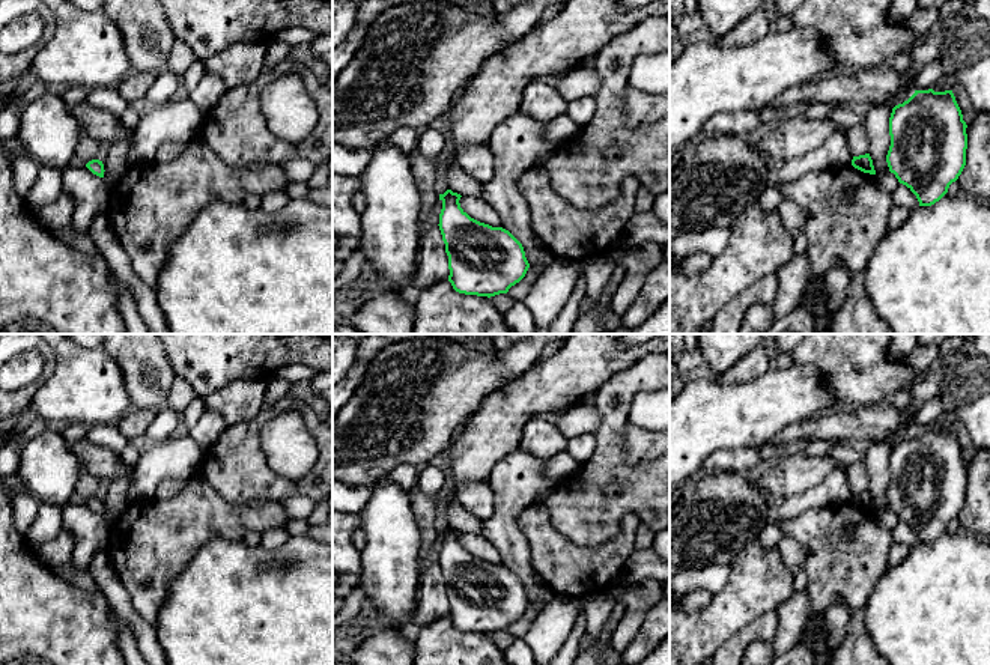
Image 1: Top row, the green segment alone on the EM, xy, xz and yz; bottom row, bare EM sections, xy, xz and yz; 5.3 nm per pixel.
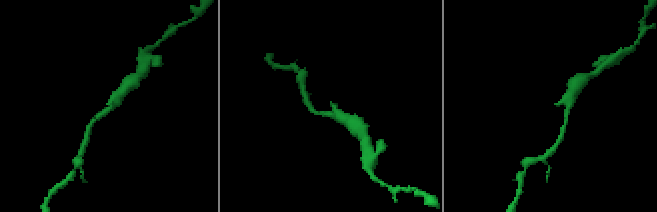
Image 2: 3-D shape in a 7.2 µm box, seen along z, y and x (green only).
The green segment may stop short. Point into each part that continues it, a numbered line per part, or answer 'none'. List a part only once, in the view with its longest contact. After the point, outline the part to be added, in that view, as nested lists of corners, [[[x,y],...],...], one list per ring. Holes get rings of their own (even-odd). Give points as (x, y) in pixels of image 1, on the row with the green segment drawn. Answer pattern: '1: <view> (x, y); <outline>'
none

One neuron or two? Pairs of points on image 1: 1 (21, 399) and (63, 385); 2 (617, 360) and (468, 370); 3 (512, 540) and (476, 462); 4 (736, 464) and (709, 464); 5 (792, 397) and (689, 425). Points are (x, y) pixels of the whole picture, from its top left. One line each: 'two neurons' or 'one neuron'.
1: two neurons
2: two neurons
3: two neurons
4: one neuron
5: one neuron

